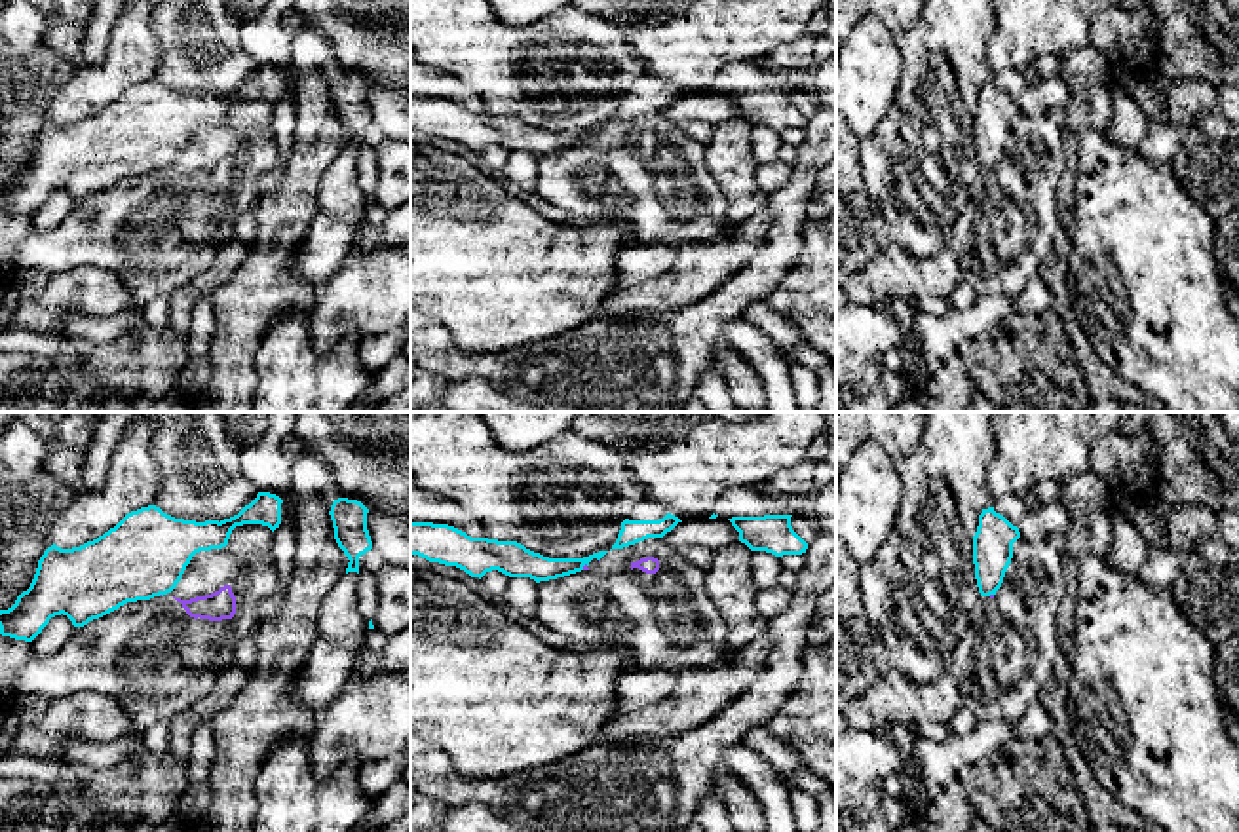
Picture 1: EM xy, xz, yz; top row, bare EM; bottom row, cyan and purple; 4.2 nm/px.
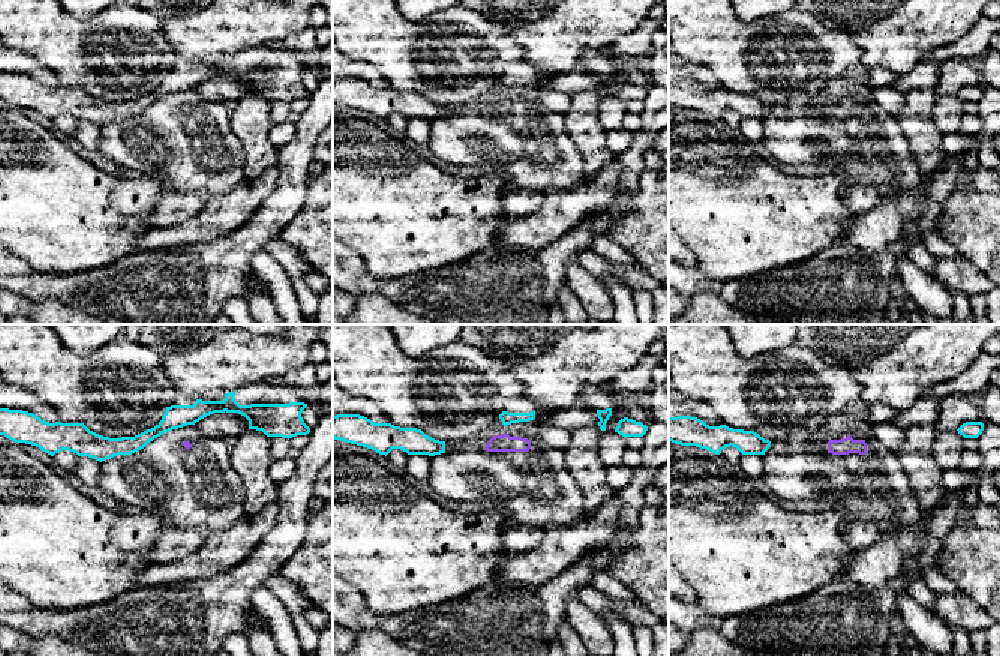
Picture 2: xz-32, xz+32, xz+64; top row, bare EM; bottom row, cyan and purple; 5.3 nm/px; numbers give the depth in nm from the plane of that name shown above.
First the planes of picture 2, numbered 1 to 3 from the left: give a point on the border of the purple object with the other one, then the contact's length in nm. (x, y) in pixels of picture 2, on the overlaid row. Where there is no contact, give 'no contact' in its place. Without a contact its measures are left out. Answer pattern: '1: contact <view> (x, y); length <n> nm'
1: no contact
2: no contact
3: no contact

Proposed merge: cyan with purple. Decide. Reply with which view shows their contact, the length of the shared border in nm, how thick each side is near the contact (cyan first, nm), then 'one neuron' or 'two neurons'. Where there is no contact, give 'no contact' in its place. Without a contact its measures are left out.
meets cyan in xz; contact 40 nm long; 120 nm thick on the cyan side, 20 nm on the other; two neurons

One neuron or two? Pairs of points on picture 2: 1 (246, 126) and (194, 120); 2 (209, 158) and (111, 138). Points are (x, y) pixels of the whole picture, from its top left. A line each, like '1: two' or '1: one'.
1: two
2: one

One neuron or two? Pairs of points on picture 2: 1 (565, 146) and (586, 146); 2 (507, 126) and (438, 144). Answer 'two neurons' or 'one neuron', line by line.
1: two neurons
2: one neuron

